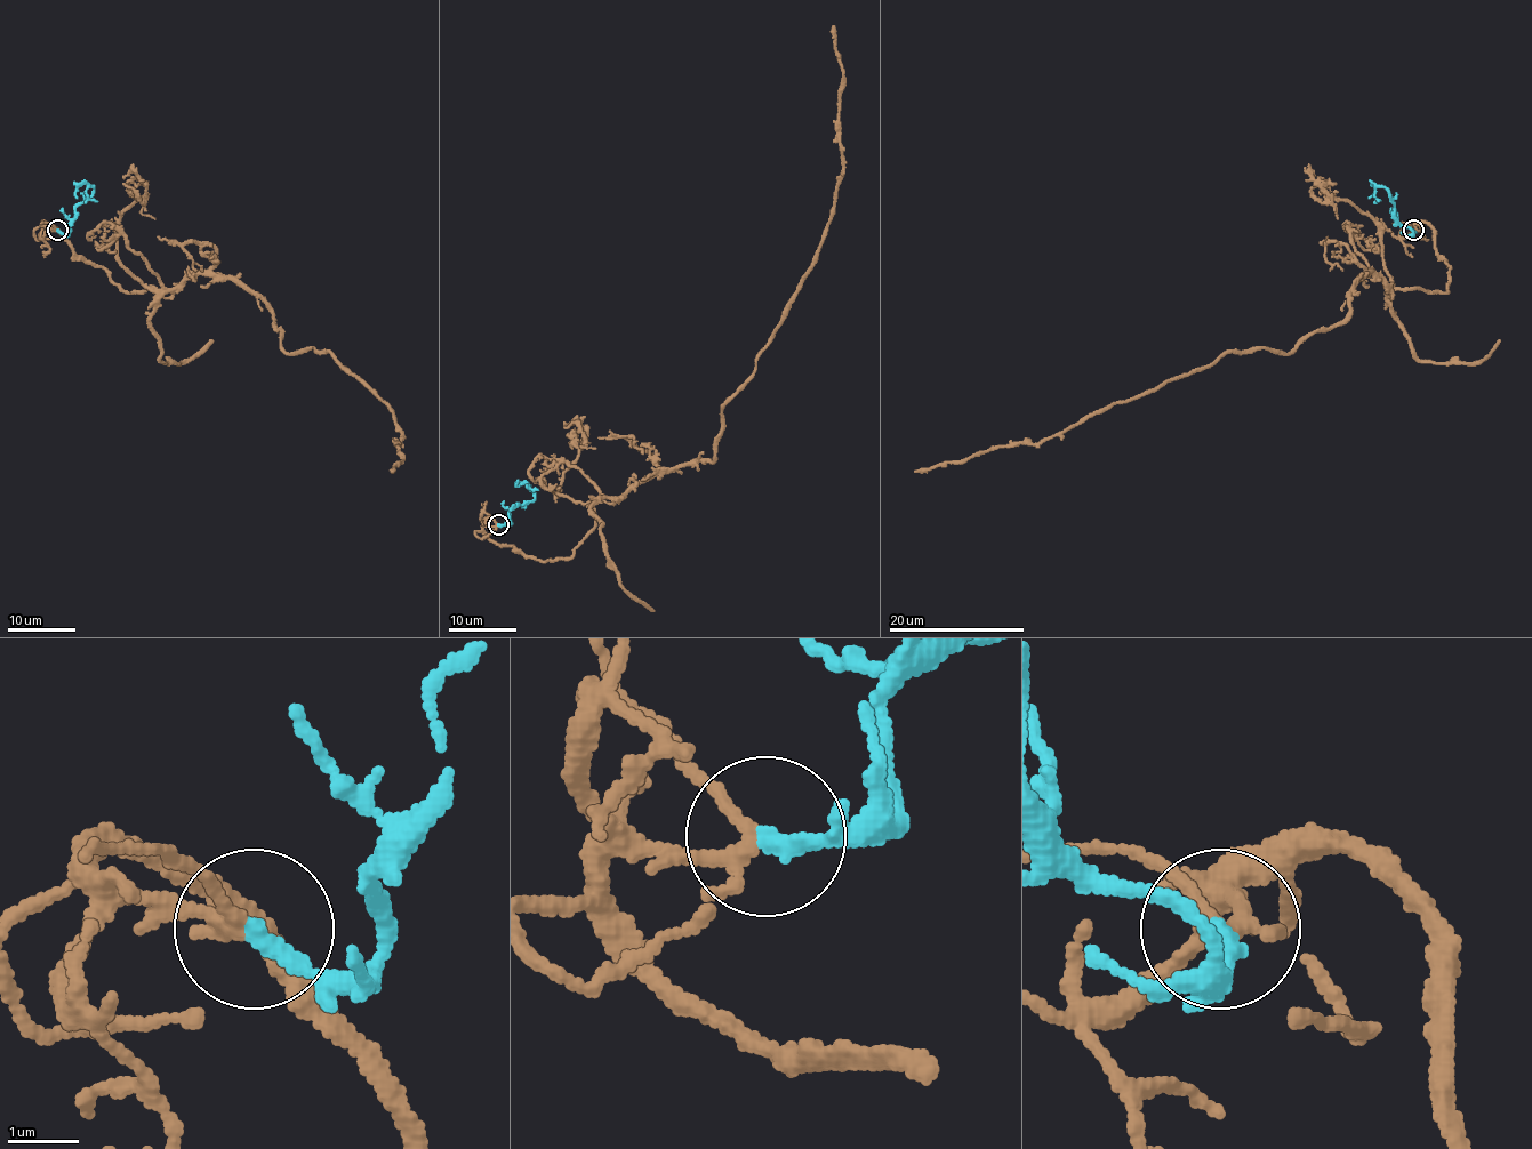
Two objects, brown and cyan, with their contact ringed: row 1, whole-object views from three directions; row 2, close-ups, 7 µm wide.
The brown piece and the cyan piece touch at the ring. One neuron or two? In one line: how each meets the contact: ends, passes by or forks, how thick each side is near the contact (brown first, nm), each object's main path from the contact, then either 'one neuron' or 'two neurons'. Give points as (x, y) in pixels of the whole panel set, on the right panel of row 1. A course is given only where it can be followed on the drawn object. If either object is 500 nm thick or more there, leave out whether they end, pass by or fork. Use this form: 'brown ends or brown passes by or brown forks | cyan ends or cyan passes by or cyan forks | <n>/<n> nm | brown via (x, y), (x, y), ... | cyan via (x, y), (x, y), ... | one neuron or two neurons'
brown passes by | cyan ends | 200/280 nm | brown via (1413, 230), (1433, 230), (1449, 290), (1369, 273), (1348, 314), (1288, 353), (1227, 351), (1034, 444), (914, 471) | cyan via (1413, 230), (1413, 234), (1394, 216), (1389, 192), (1372, 184), (1374, 191), (1369, 198) | one neuron

